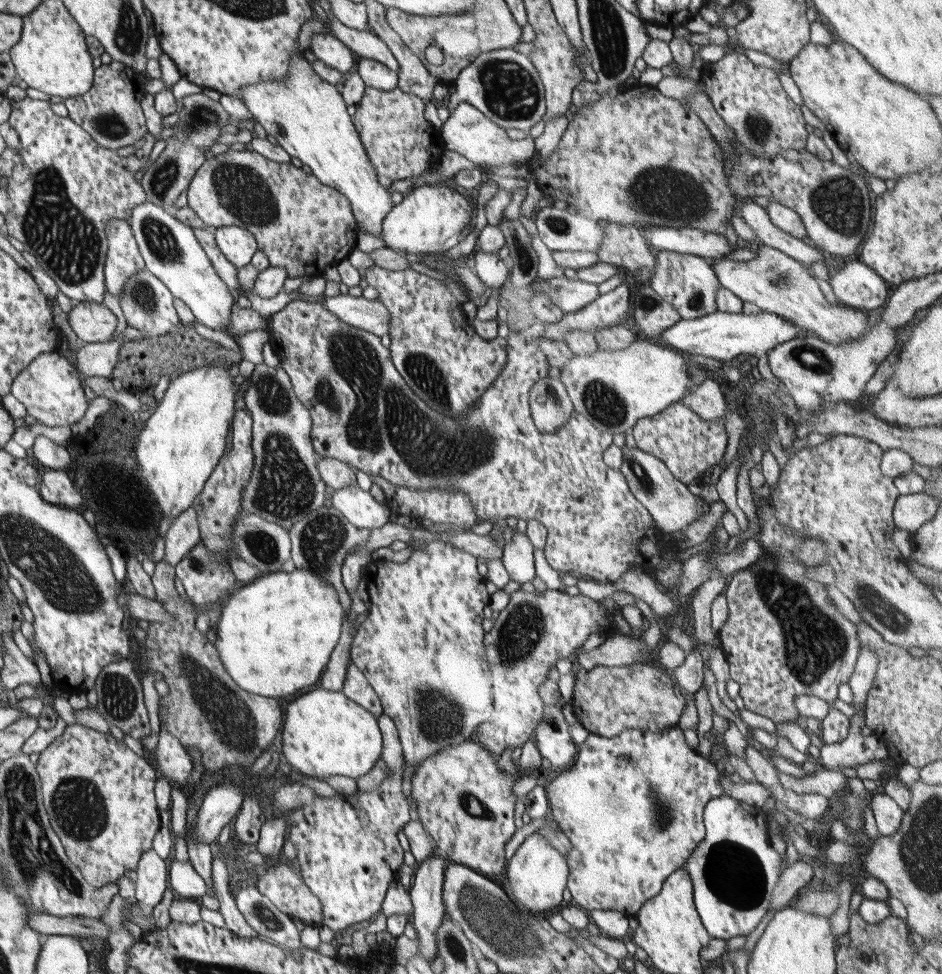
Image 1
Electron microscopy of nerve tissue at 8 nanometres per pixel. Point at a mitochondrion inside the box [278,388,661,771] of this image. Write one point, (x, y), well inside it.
(439, 718)

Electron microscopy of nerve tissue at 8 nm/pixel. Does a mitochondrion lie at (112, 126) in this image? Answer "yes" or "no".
yes

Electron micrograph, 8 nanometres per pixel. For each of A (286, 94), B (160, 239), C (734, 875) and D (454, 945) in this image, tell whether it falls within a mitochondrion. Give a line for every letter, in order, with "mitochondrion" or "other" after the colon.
A: other
B: mitochondrion
C: mitochondrion
D: mitochondrion

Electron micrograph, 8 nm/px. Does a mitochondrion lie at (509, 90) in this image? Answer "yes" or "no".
yes

